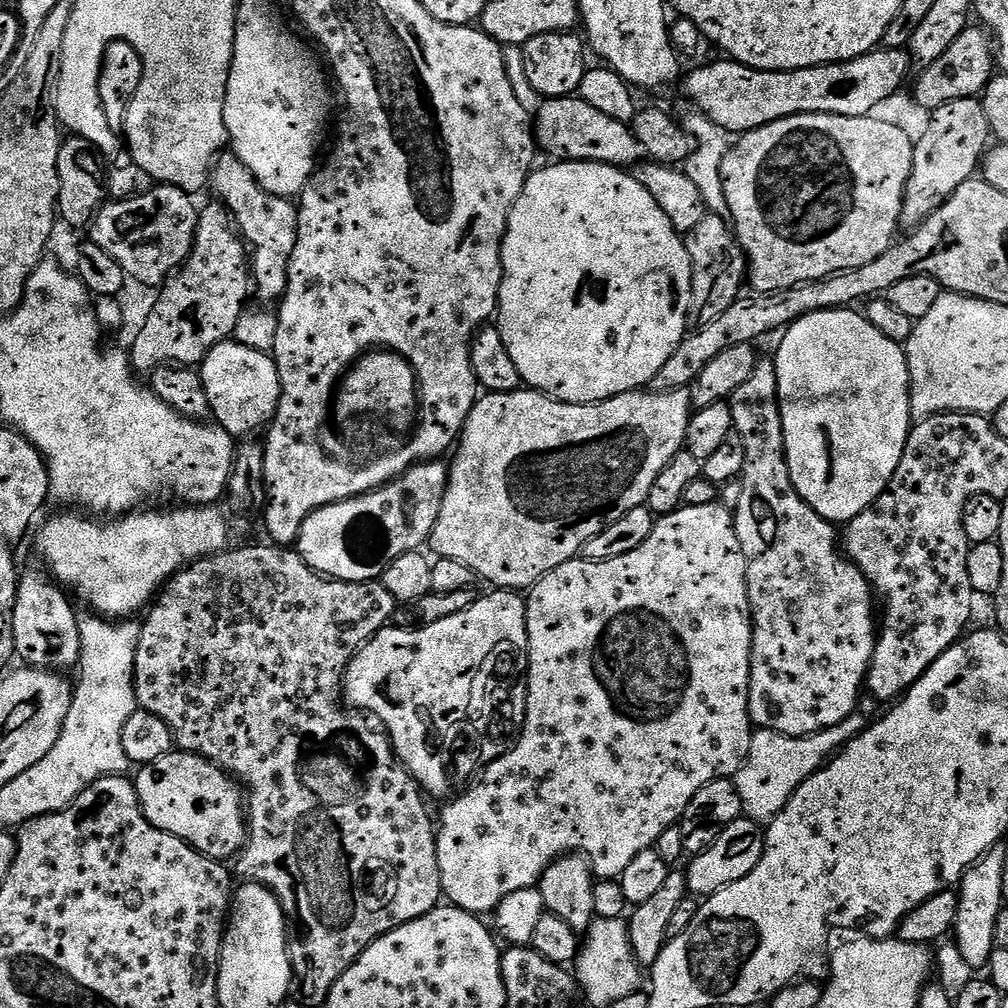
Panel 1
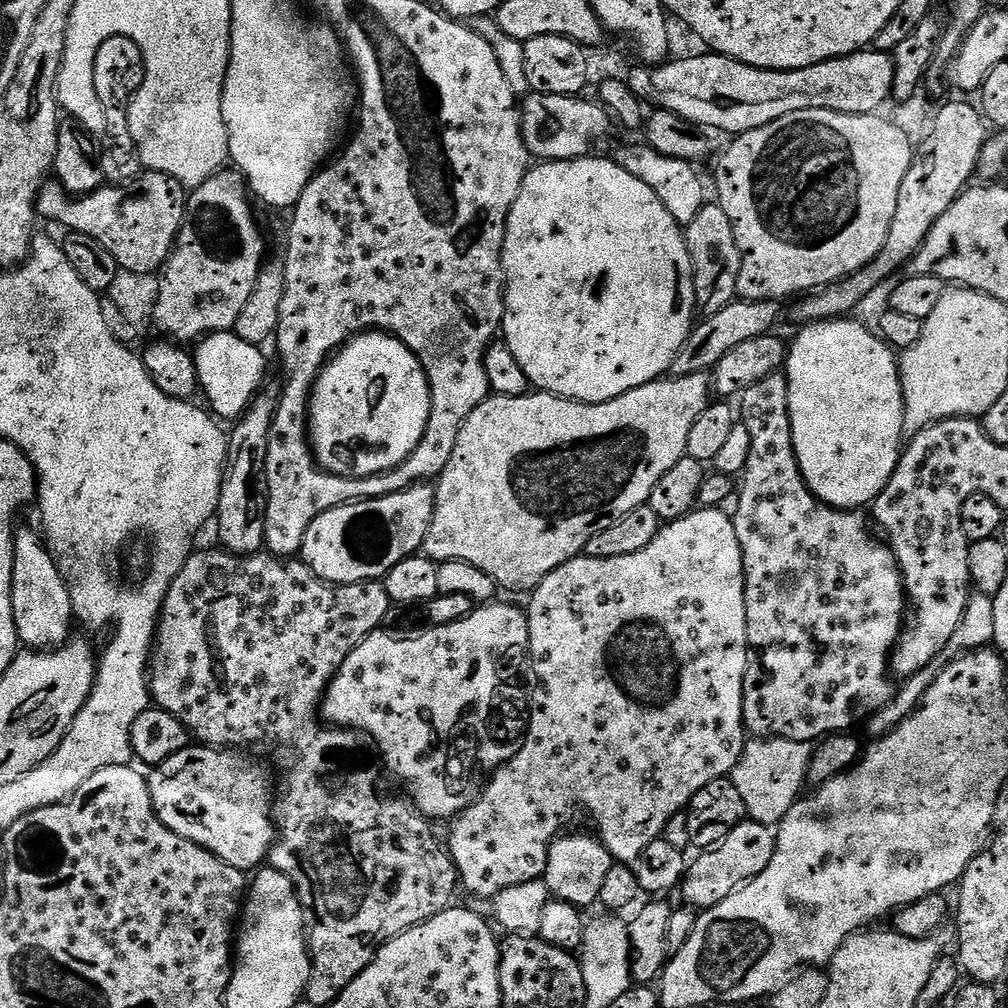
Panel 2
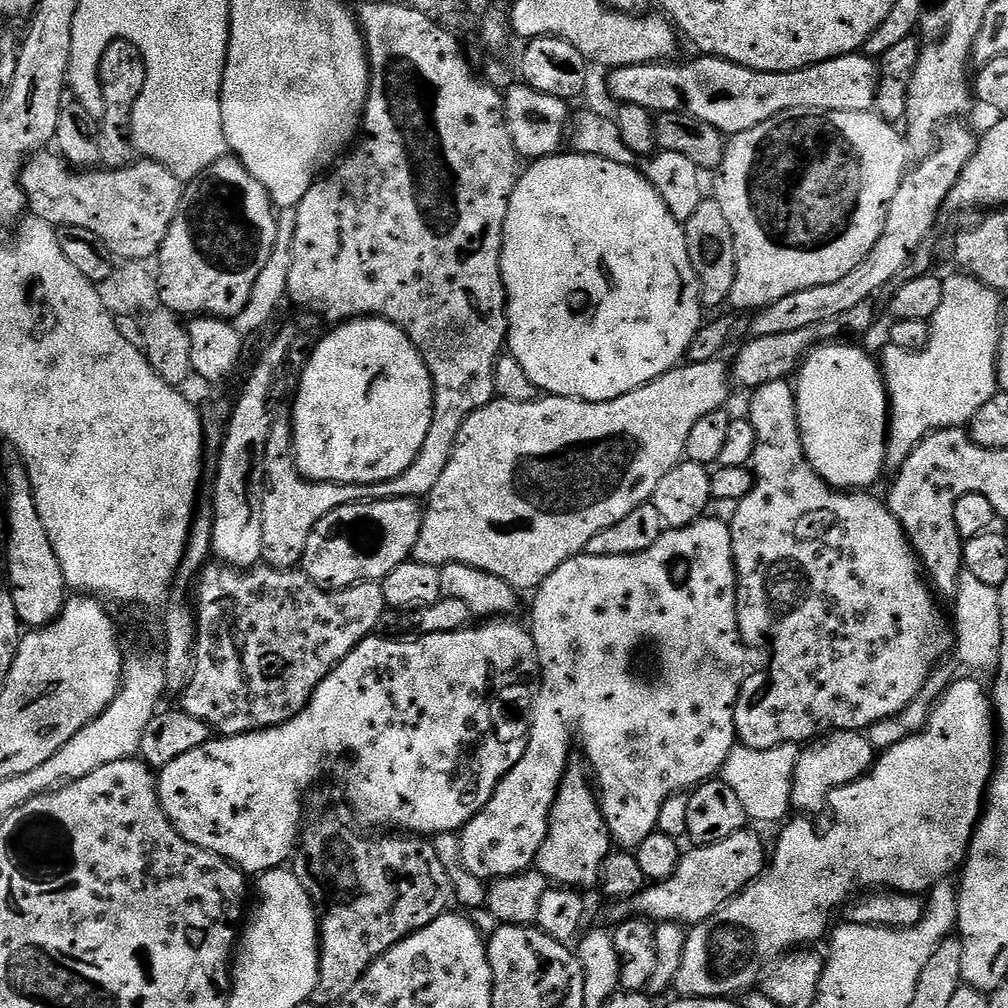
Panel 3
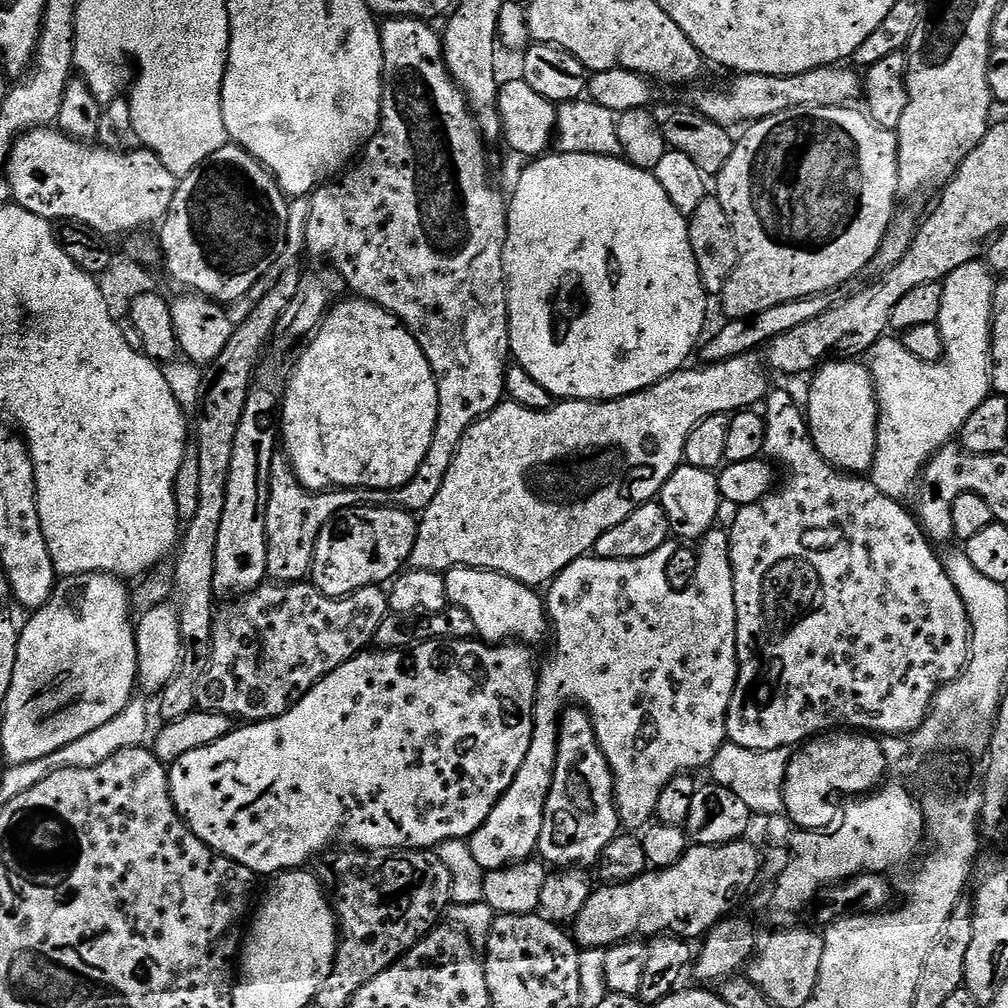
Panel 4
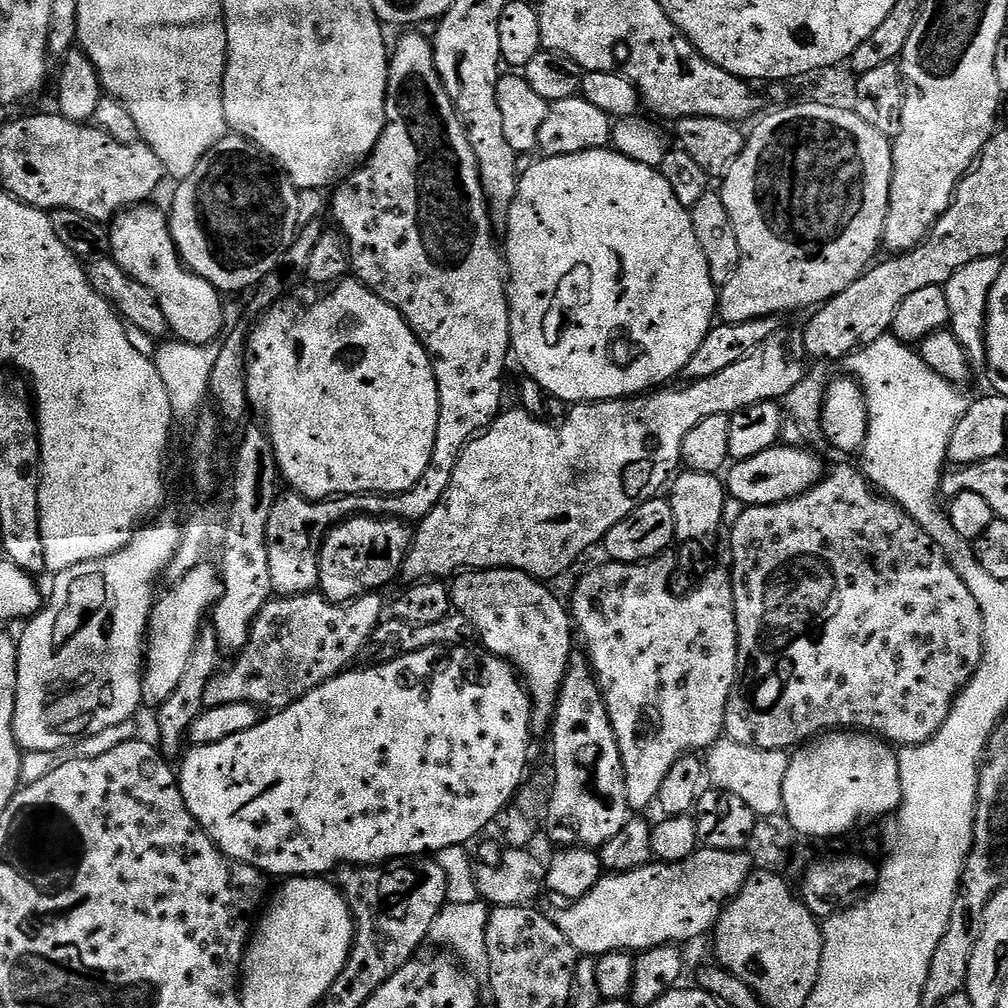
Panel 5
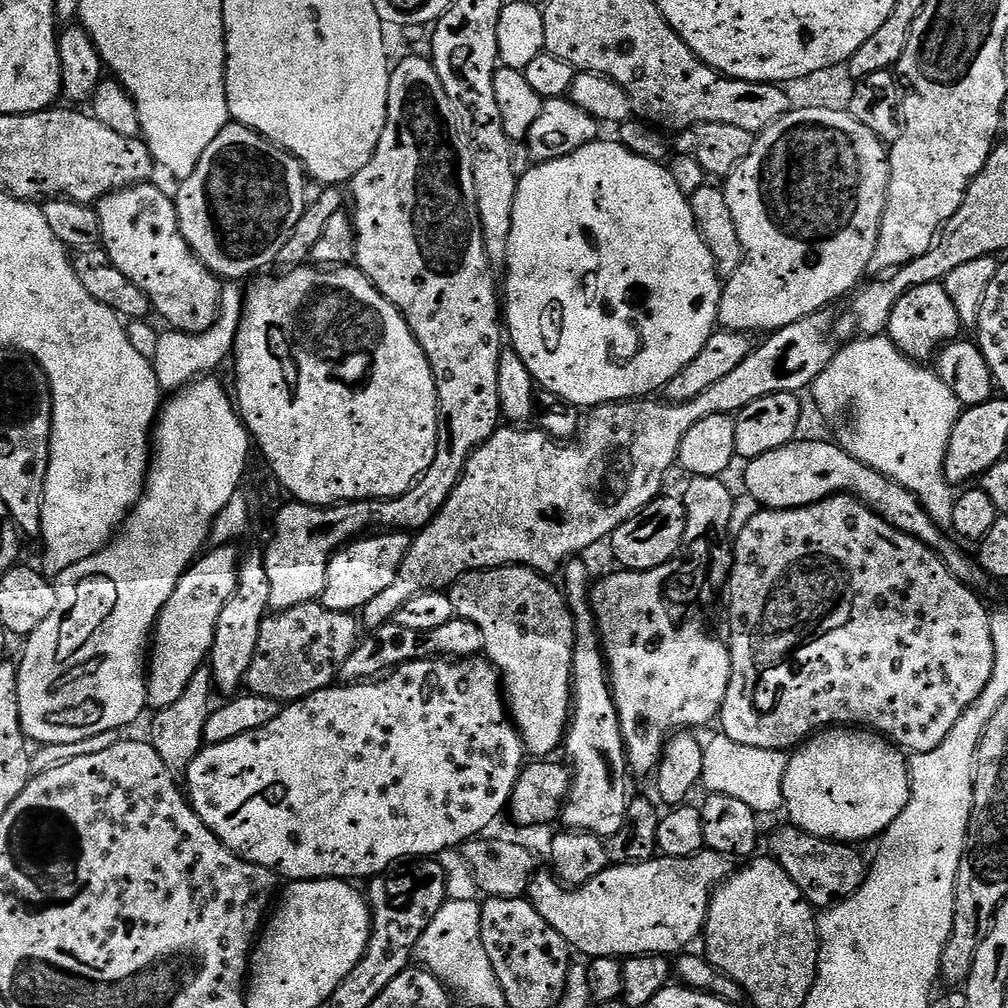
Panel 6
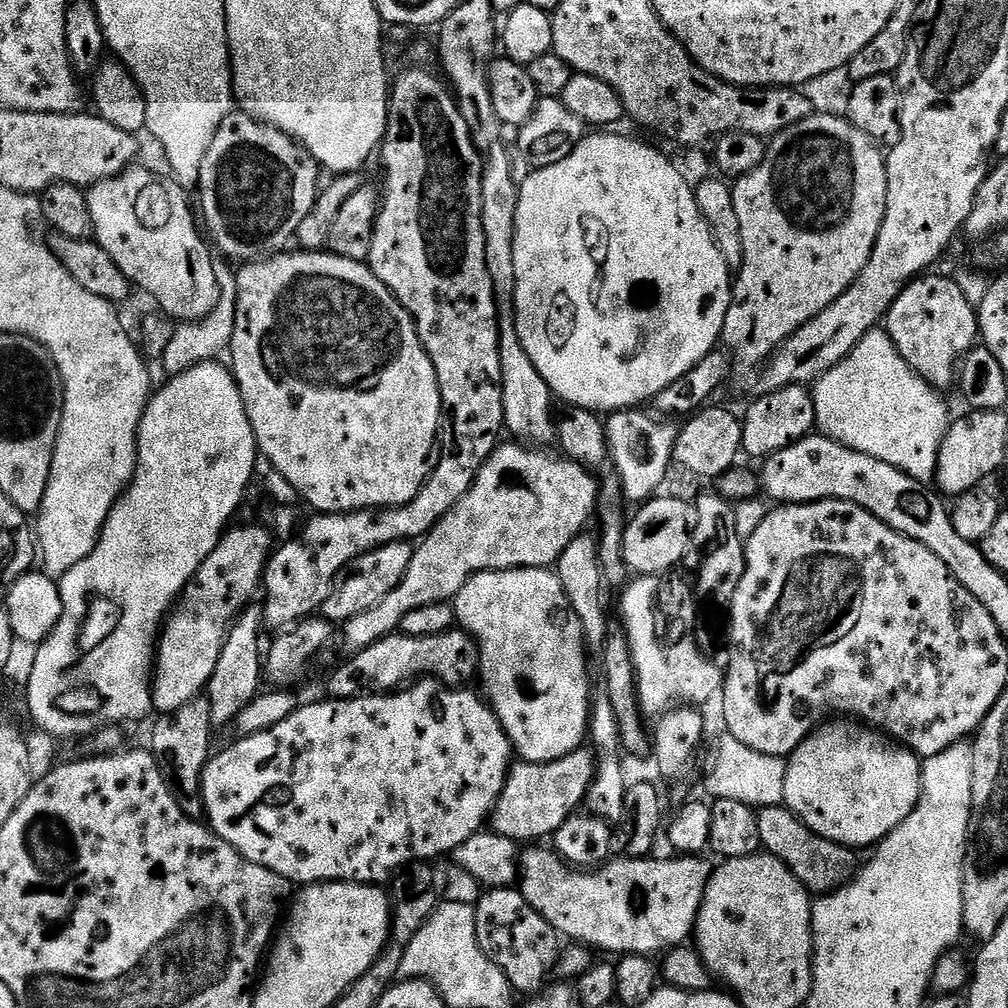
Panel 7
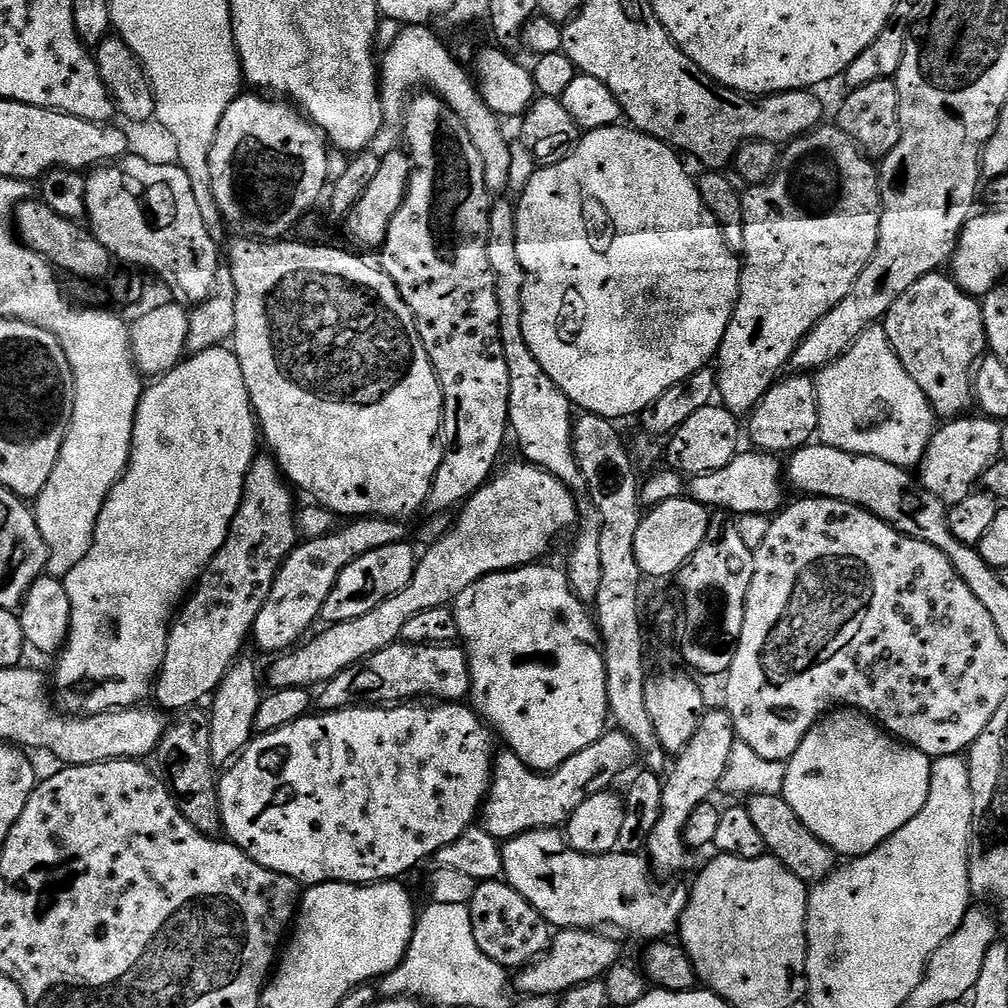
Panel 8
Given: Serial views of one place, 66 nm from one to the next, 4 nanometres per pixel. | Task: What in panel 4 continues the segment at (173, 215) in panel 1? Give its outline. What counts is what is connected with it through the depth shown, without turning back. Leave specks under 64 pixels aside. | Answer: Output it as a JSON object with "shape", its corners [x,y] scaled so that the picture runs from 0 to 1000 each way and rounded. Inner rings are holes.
{"shape":[[[55,126],[35,127],[19,135],[12,143],[6,160],[8,184],[12,198],[21,206],[38,212],[49,220],[74,220],[88,222],[102,234],[114,236],[138,226],[158,223],[167,213],[173,200],[177,177],[161,165],[159,156],[140,145],[130,151],[113,151],[102,145],[88,145],[86,142],[71,139]]]}

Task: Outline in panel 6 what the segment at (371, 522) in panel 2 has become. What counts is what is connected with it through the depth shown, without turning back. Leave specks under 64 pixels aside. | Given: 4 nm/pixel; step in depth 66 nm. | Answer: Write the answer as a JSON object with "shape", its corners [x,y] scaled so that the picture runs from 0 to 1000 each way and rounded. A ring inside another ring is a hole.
{"shape":[[[382,528],[365,530],[342,540],[331,549],[323,565],[323,585],[319,592],[323,605],[353,609],[361,604],[367,593],[375,593],[375,589],[391,577],[409,538],[410,533],[404,528]]]}

